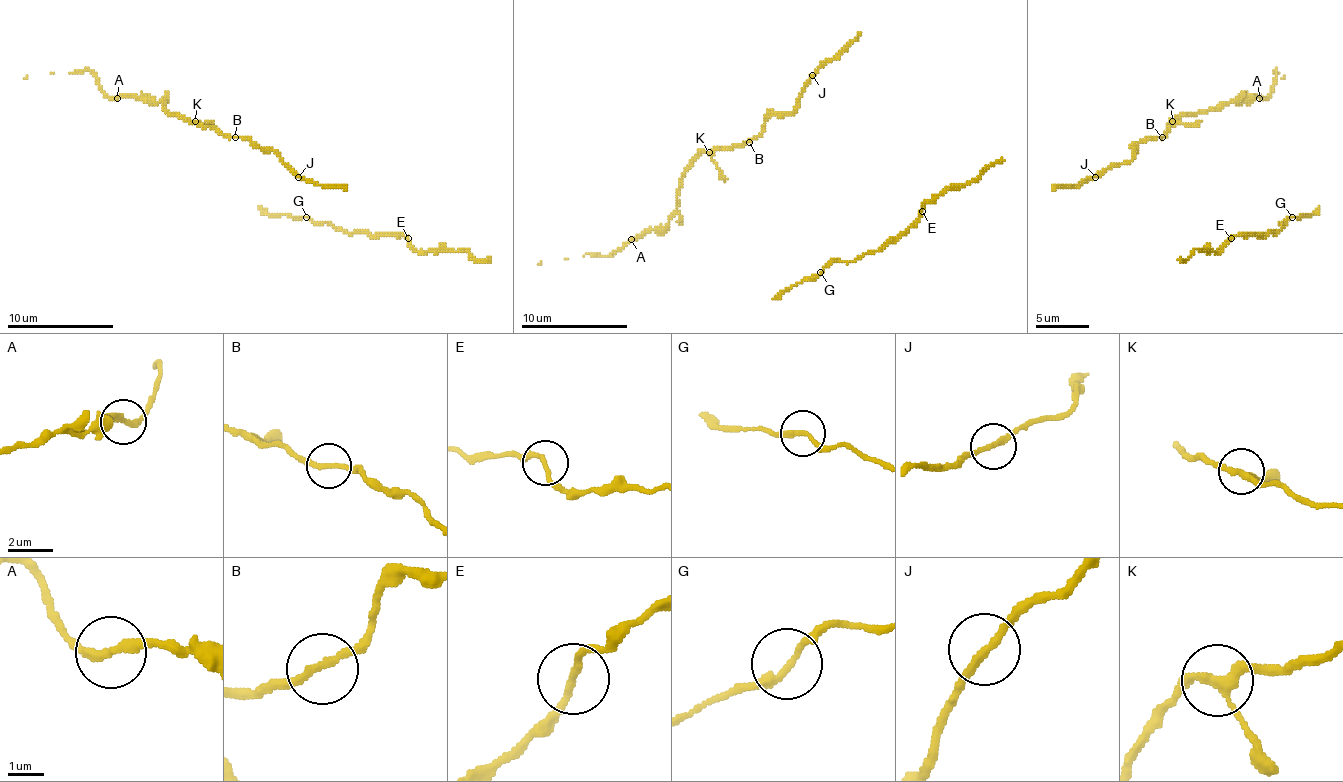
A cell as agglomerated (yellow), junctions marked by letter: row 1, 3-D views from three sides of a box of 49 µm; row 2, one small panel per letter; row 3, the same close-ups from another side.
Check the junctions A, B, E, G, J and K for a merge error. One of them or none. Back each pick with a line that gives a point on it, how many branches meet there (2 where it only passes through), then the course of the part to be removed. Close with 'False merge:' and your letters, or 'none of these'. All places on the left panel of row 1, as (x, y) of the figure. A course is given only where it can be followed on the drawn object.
False merge: none of these

